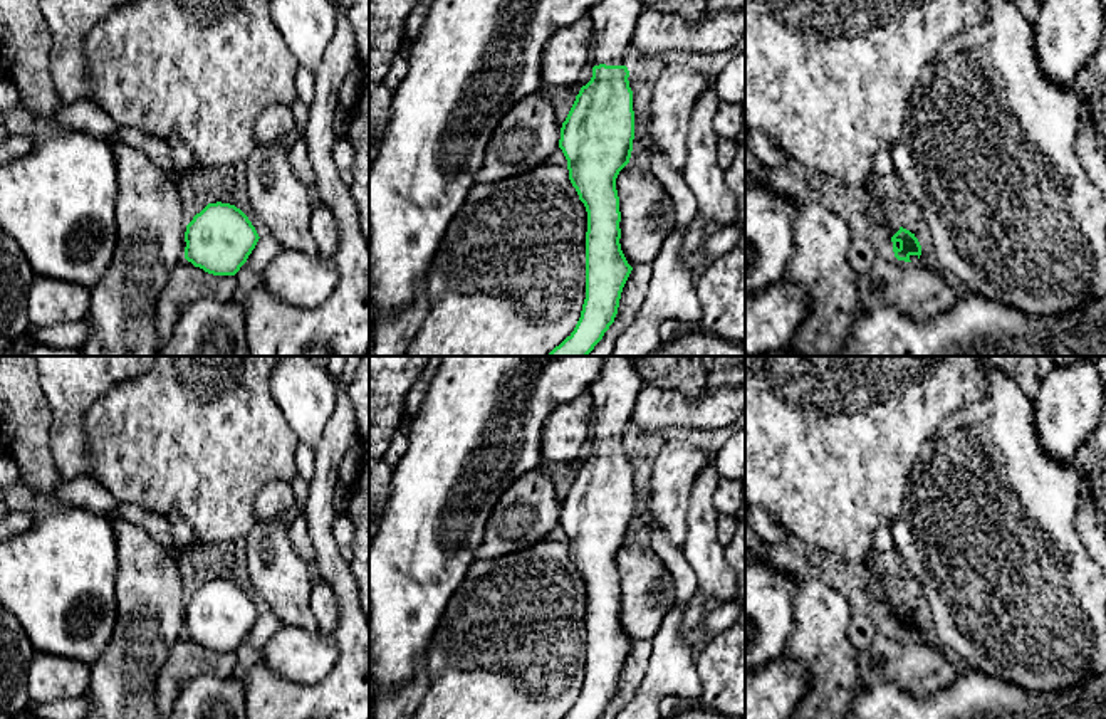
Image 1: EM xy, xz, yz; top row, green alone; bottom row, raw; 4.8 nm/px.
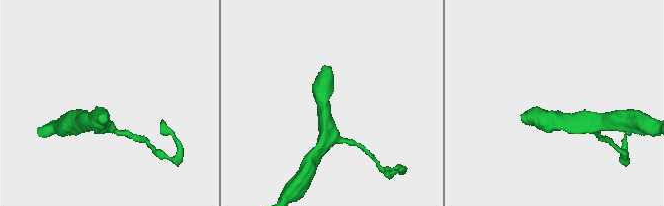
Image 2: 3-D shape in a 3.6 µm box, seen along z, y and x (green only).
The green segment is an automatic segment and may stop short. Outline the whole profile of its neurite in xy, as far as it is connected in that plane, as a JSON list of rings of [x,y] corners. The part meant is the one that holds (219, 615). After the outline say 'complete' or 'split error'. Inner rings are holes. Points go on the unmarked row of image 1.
[[[208,580],[186,601],[185,635],[213,652],[235,652],[258,618],[248,593],[230,580]]]; complete

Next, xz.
[[[608,356],[591,385],[592,454],[581,464],[562,499],[559,524],[567,536],[569,556],[587,588],[586,675],[574,707],[562,719],[599,719],[618,690],[623,664],[633,647],[621,627],[621,588],[616,566],[619,548],[629,539],[634,516],[633,467],[628,440],[631,415],[644,381],[626,356]]]; split error

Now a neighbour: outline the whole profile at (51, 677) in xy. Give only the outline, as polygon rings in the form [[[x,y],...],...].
[[[35,652],[29,667],[29,697],[32,704],[76,699],[87,692],[91,665]]]

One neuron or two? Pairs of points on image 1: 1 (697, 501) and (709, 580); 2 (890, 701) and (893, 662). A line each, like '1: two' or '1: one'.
1: one
2: two

